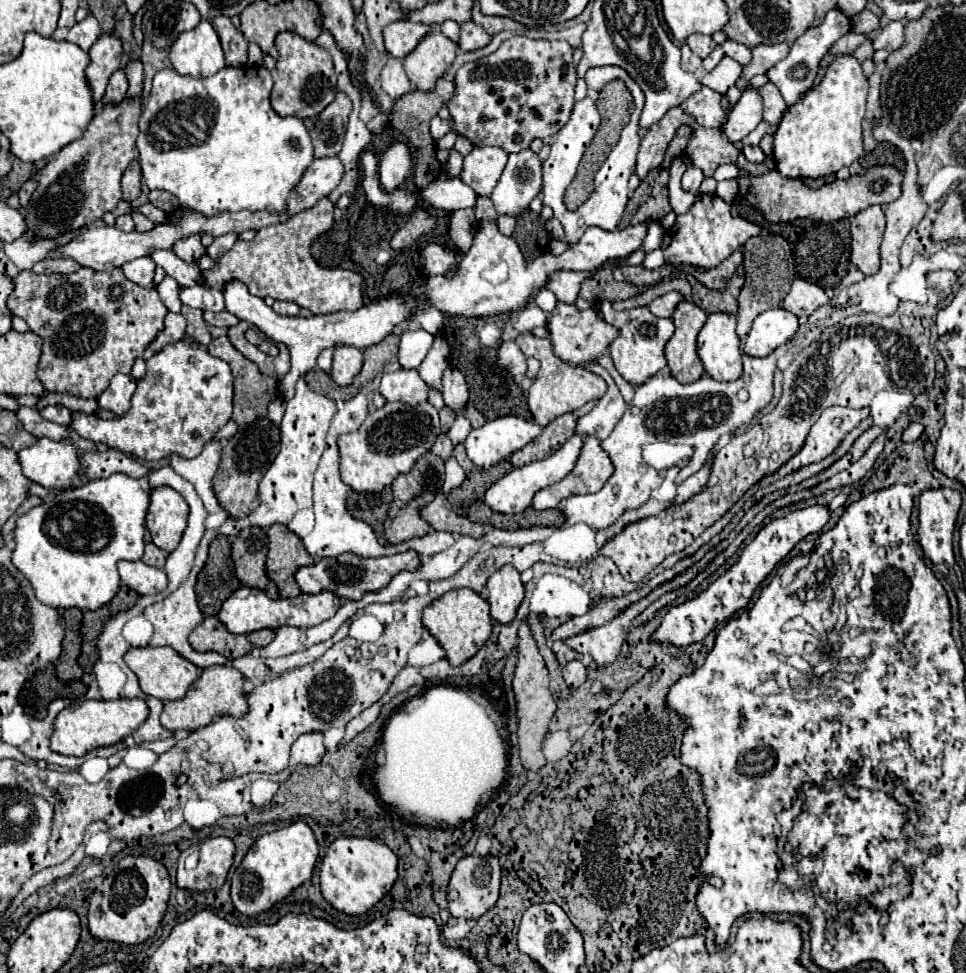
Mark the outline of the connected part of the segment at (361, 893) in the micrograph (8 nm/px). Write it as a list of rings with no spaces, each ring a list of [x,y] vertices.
[[[338,837],[330,843],[320,865],[320,889],[324,899],[340,913],[362,915],[372,909],[398,877],[398,857],[380,841],[368,837]]]

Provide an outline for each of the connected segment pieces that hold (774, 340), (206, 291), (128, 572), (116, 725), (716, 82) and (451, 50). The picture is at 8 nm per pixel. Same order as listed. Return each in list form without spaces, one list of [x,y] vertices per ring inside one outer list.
[[[784,309],[764,311],[754,319],[752,331],[746,337],[744,353],[752,357],[766,357],[776,347],[784,345],[798,331],[798,317]]]
[[[196,285],[180,289],[180,301],[188,307],[196,309],[210,309],[210,311],[224,311],[224,297],[218,289]]]
[[[120,561],[118,571],[122,583],[140,595],[154,595],[168,587],[168,575],[162,569],[150,567],[142,561]]]
[[[114,699],[114,701],[76,701],[62,709],[54,723],[54,735],[50,749],[62,755],[84,757],[90,749],[108,747],[124,741],[132,735],[148,717],[148,705],[144,699]]]
[[[724,57],[714,71],[710,71],[710,73],[706,73],[702,77],[702,85],[706,85],[706,87],[714,89],[716,93],[724,95],[736,83],[736,79],[740,77],[740,73],[742,73],[740,63],[734,61],[734,59],[730,59],[730,57]]]
[[[432,29],[420,41],[420,45],[402,59],[404,71],[412,85],[418,91],[432,91],[432,87],[436,87],[436,81],[454,63],[456,47],[458,45],[444,37],[438,29]]]

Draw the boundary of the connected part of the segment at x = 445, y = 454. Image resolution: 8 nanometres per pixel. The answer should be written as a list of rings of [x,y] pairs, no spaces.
[[[440,435],[440,437],[436,439],[434,447],[432,447],[432,453],[438,455],[438,457],[442,457],[444,461],[448,461],[448,459],[452,457],[452,449],[454,449],[454,445],[452,445],[452,441],[448,439],[448,435]]]

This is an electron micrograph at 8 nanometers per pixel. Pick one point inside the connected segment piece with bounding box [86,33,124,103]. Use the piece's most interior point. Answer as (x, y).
(105, 55)

